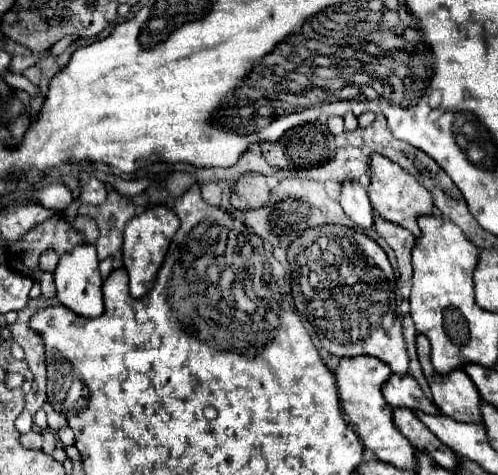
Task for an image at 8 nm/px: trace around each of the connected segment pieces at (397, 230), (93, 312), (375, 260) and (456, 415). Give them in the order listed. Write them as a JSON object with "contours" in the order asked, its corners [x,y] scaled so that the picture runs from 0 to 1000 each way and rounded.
{"contours":[[[[763,455],[751,459],[751,480],[755,488],[783,514],[783,522],[795,531],[795,547],[799,547],[799,568],[803,568],[803,615],[807,627],[819,632],[823,606],[827,606],[827,556],[823,556],[823,531],[827,518],[835,514],[835,501],[807,476],[795,476]]],[[[157,514],[145,531],[124,535],[120,552],[108,568],[108,594],[112,594],[112,627],[145,657],[153,657],[161,665],[177,665],[177,669],[193,669],[209,657],[205,585],[197,573],[193,522],[185,514]]],[[[643,476],[643,480],[627,480],[627,484],[614,484],[598,505],[590,505],[590,514],[578,522],[578,552],[582,552],[582,564],[586,564],[586,585],[590,585],[590,602],[586,602],[586,627],[590,627],[590,640],[598,648],[598,657],[606,665],[614,665],[614,674],[627,682],[627,691],[635,695],[643,720],[647,720],[647,733],[655,733],[663,745],[679,749],[679,754],[691,754],[691,749],[751,749],[751,754],[763,754],[767,762],[775,762],[783,771],[783,779],[791,787],[819,787],[819,766],[823,766],[823,754],[819,754],[819,741],[815,741],[815,724],[811,724],[811,712],[807,712],[807,678],[803,678],[803,665],[799,665],[799,648],[795,648],[795,585],[791,585],[791,573],[787,573],[787,560],[771,535],[771,526],[751,509],[743,505],[731,488],[723,484],[699,484],[695,476]]],[[[839,707],[835,728],[839,728],[839,754],[847,766],[851,792],[867,821],[871,851],[884,859],[884,867],[912,880],[916,888],[968,893],[968,876],[964,876],[968,838],[952,804],[940,796],[940,787],[932,779],[912,779],[900,792],[876,787],[863,762],[859,712]]]]}

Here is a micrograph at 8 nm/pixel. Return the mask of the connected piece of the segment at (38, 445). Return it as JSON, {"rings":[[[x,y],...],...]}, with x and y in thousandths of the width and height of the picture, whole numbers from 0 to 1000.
{"rings":[[[52,909],[40,918],[40,931],[48,943],[68,943],[68,947],[84,947],[84,931],[88,918],[80,909]]]}

